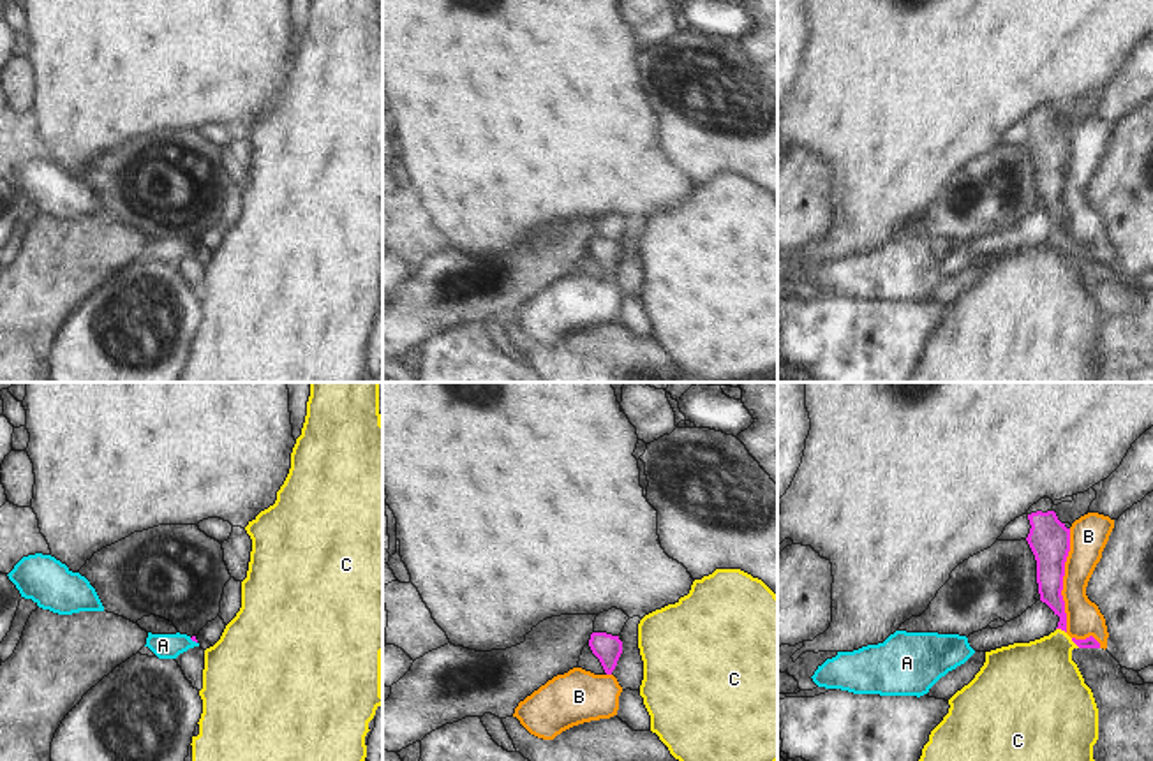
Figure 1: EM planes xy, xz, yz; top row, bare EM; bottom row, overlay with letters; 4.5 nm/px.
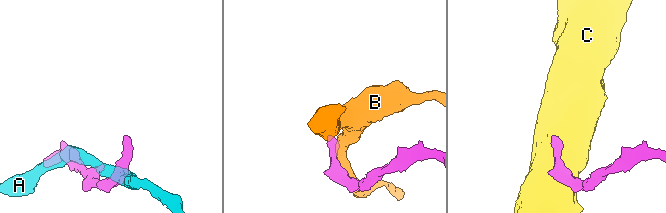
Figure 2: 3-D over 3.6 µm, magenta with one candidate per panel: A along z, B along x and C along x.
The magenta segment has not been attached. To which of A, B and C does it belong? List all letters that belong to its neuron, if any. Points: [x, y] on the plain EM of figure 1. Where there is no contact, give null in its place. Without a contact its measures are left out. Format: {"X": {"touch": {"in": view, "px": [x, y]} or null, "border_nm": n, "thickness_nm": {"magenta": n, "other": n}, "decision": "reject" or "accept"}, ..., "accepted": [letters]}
{"A": {"touch": {"in": "xy", "px": [193, 245]}, "border_nm": 50, "thickness_nm": {"magenta": 20, "other": 110}, "decision": "reject"}, "B": {"touch": {"in": "yz", "px": [1062, 185]}, "border_nm": 480, "thickness_nm": {"magenta": 190, "other": 180}, "decision": "reject"}, "C": {"touch": {"in": "yz", "px": [1062, 235]}, "border_nm": 50, "thickness_nm": {"magenta": 130, "other": 340}, "decision": "reject"}, "accepted": []}

